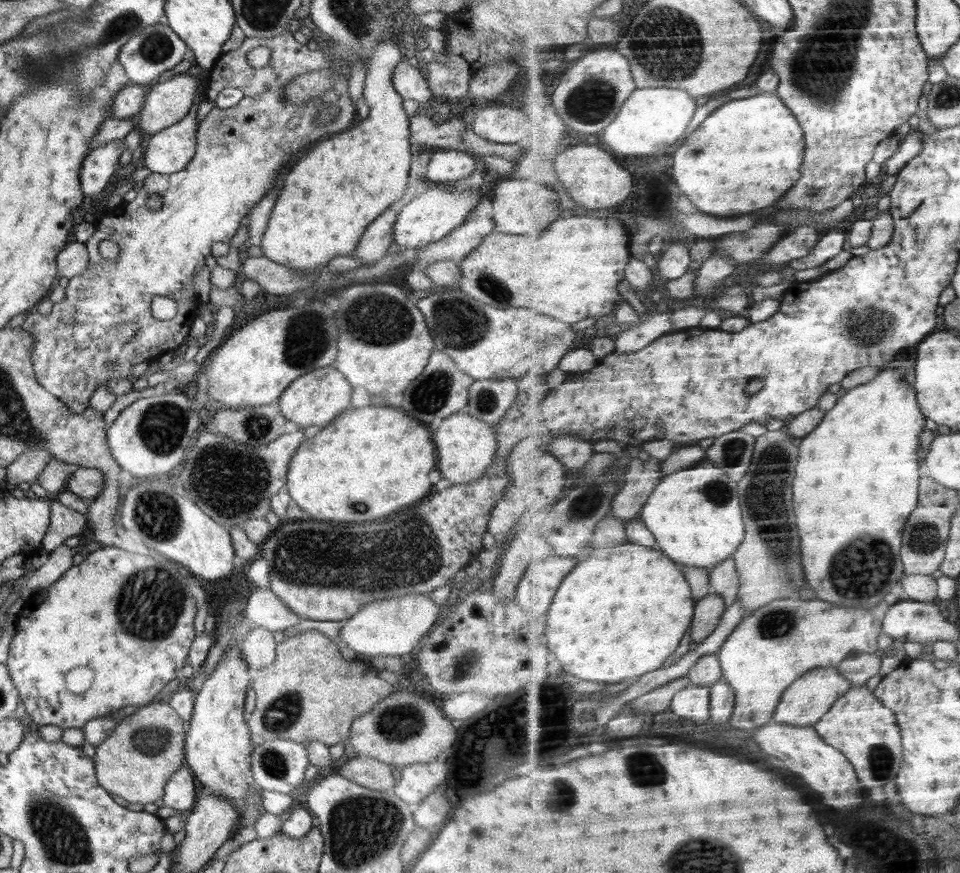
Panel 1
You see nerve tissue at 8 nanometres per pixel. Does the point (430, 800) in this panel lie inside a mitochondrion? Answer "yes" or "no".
no

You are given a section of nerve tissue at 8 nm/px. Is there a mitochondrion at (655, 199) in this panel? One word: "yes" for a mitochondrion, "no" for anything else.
no

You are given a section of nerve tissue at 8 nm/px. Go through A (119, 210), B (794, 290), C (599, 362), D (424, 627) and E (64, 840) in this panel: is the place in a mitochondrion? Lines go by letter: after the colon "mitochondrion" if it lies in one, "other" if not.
A: other
B: other
C: other
D: other
E: mitochondrion

